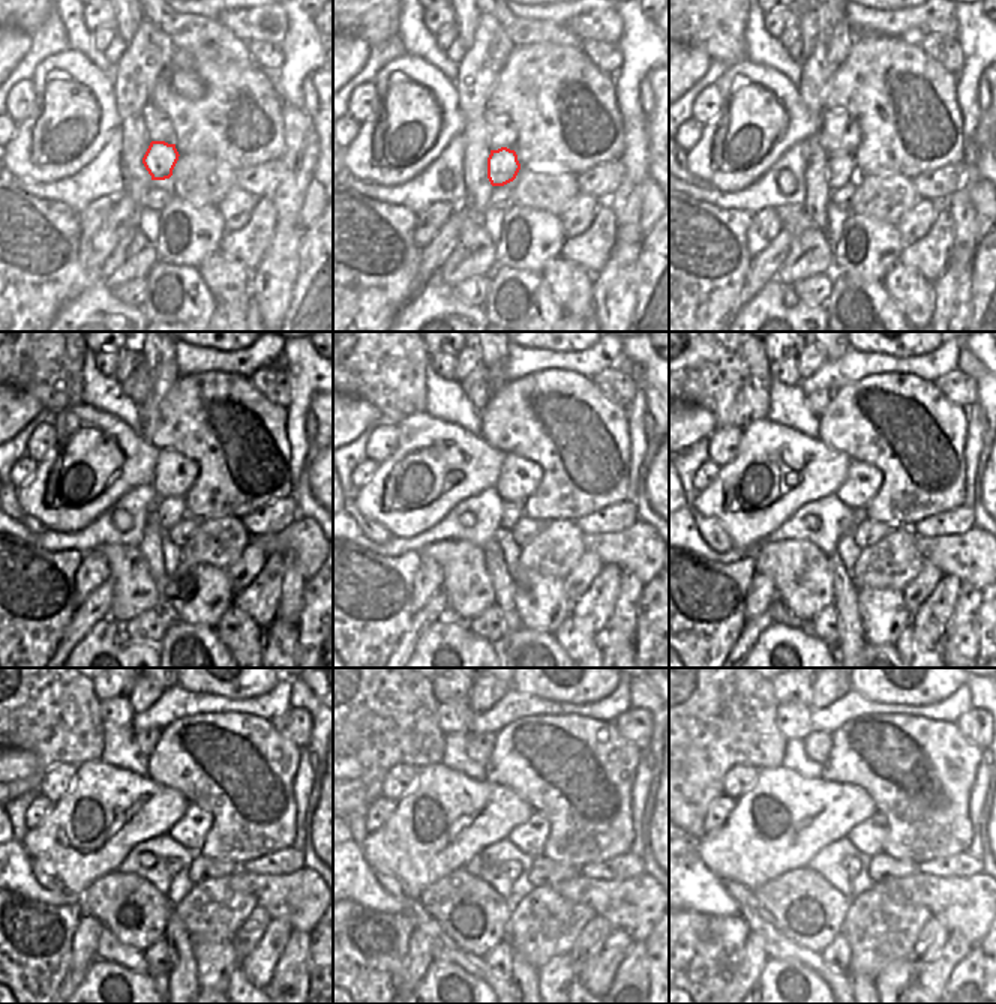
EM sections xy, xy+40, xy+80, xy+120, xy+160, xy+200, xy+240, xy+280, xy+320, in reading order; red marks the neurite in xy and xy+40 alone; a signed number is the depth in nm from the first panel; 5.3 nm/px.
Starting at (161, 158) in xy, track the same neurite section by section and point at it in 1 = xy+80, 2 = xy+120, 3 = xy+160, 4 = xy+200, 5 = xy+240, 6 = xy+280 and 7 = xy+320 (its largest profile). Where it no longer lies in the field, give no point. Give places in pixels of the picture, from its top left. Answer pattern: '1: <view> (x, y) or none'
1: xy+80 (840, 170)
2: xy+120 (170, 511)
3: xy+160 (512, 511)
4: xy+200 (848, 524)
5: xy+240 (174, 866)
6: xy+280 (512, 869)
7: xy+320 (849, 868)

